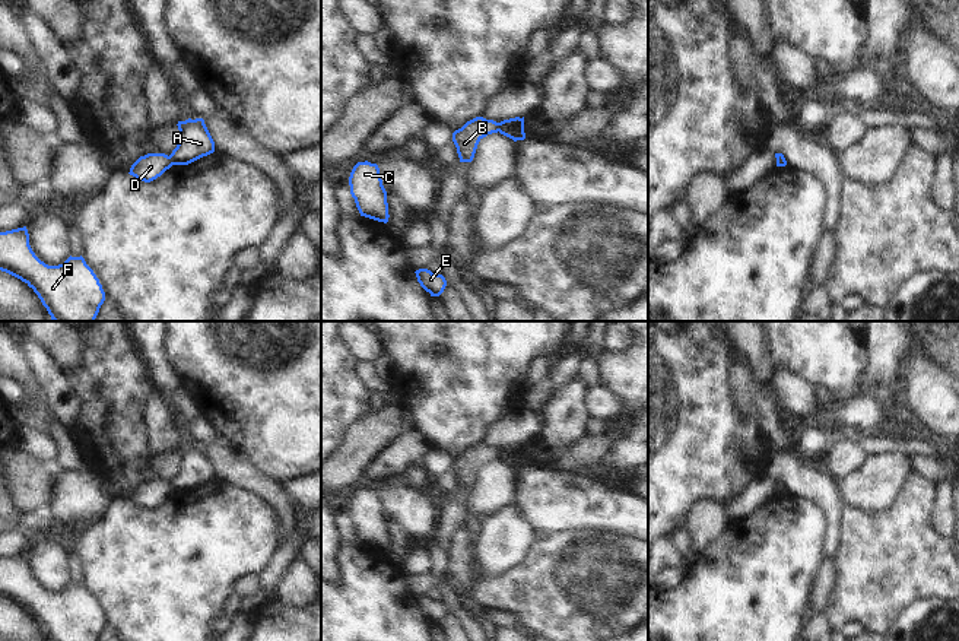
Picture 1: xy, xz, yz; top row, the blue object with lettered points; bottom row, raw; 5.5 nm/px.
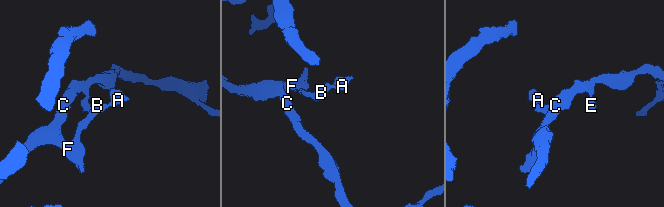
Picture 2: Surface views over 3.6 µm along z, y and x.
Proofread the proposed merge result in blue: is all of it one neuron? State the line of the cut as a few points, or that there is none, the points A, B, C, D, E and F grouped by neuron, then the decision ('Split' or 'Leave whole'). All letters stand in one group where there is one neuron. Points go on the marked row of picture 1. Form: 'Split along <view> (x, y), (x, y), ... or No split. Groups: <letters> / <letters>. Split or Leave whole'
Split along xy (168, 156), (172, 164). Groups: A / B C D E F. Split.

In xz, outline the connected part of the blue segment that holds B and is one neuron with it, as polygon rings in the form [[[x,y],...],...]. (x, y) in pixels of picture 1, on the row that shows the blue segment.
[[[476,117],[452,133],[460,162],[471,162],[479,142],[488,134],[498,133],[499,124],[493,120]]]

